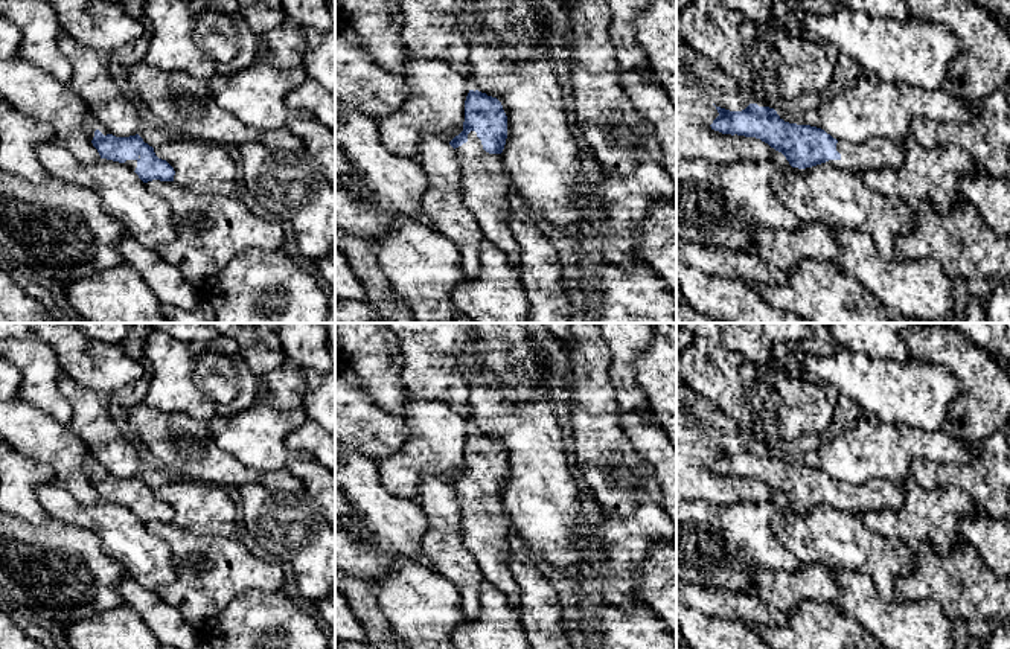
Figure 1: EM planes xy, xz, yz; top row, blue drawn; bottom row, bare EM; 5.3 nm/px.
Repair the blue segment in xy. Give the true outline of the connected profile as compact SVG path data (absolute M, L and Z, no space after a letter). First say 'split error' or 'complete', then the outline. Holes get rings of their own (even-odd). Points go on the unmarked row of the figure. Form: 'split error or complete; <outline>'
split error; M93 456L84 459L82 469L101 500L125 504L143 524L152 521L174 523L174 509L166 501L158 500L154 489L145 484L139 475L116 478Z

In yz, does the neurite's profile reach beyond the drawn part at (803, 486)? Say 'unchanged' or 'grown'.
grown

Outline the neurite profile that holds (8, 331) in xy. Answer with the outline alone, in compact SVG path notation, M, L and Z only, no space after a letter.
M0 323L0 341L9 338L26 338L30 335L34 334L29 323Z

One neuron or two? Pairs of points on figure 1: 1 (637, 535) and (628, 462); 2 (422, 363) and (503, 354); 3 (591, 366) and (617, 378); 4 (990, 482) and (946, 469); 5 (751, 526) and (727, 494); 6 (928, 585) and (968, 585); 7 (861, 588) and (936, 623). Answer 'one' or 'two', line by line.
1: two
2: one
3: two
4: one
5: two
6: one
7: one

